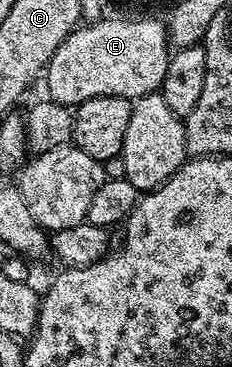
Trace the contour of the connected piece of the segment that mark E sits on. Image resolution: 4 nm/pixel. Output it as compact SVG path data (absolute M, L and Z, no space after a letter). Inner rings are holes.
M110 17L80 24L59 44L45 70L50 100L74 107L97 95L144 97L162 86L169 56L166 24L155 17Z

